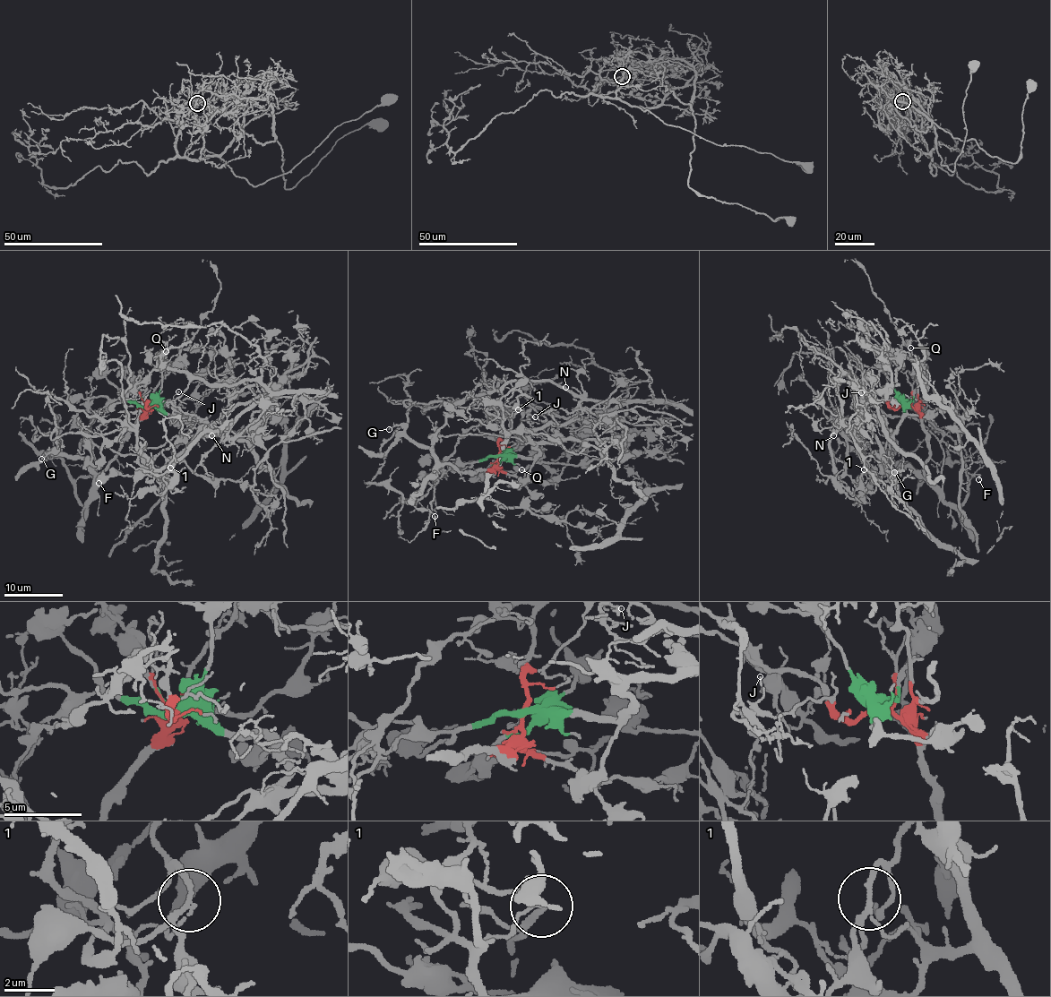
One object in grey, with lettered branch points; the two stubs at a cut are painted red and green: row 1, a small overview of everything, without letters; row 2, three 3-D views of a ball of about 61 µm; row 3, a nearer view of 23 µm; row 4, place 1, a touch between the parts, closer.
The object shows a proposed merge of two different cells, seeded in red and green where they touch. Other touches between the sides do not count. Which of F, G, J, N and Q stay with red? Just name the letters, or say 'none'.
F, G, J, Q

